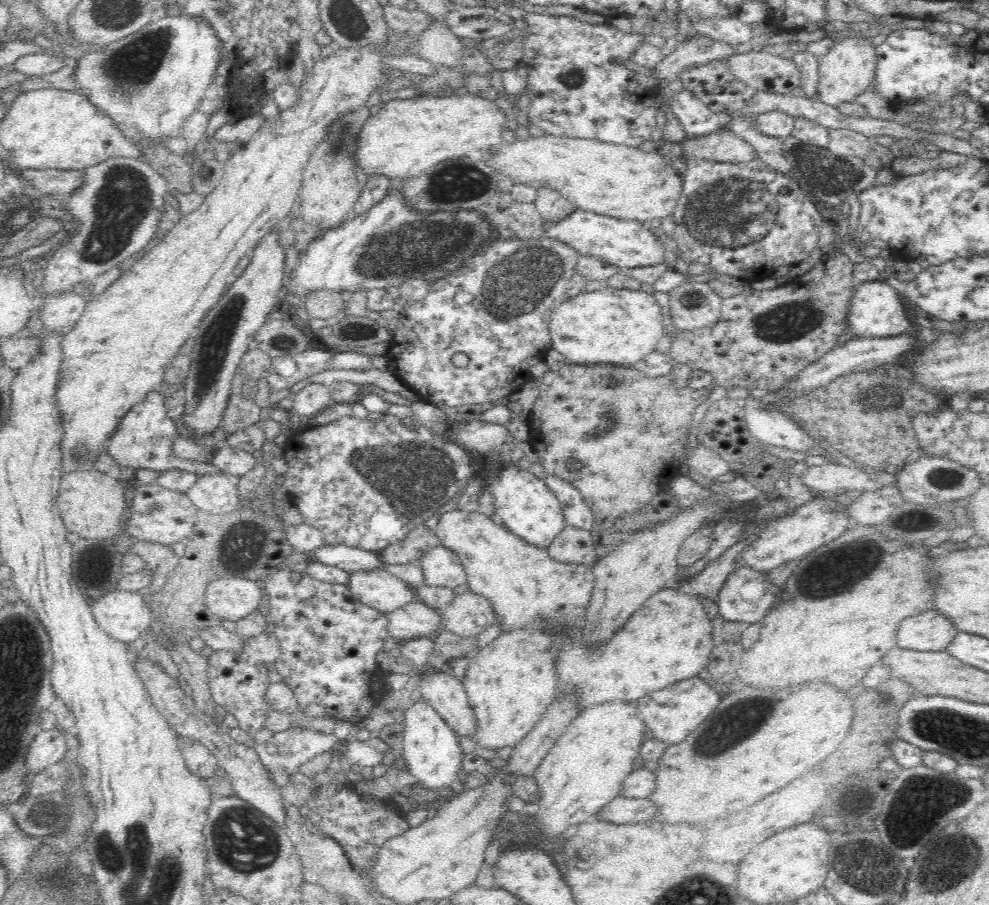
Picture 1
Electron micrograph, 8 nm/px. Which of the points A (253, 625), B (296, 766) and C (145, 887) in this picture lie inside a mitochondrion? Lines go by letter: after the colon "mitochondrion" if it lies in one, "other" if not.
A: other
B: other
C: mitochondrion

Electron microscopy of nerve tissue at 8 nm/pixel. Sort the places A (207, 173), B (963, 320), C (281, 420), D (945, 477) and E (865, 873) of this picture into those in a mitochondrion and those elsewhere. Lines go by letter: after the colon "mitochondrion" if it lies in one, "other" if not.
A: other
B: other
C: other
D: mitochondrion
E: mitochondrion

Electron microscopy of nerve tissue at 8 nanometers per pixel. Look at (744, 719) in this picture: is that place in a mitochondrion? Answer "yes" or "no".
yes

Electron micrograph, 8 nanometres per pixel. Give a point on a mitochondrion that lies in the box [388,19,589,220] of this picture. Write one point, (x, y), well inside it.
(462, 182)

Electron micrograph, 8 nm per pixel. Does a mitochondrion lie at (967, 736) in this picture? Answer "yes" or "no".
yes

